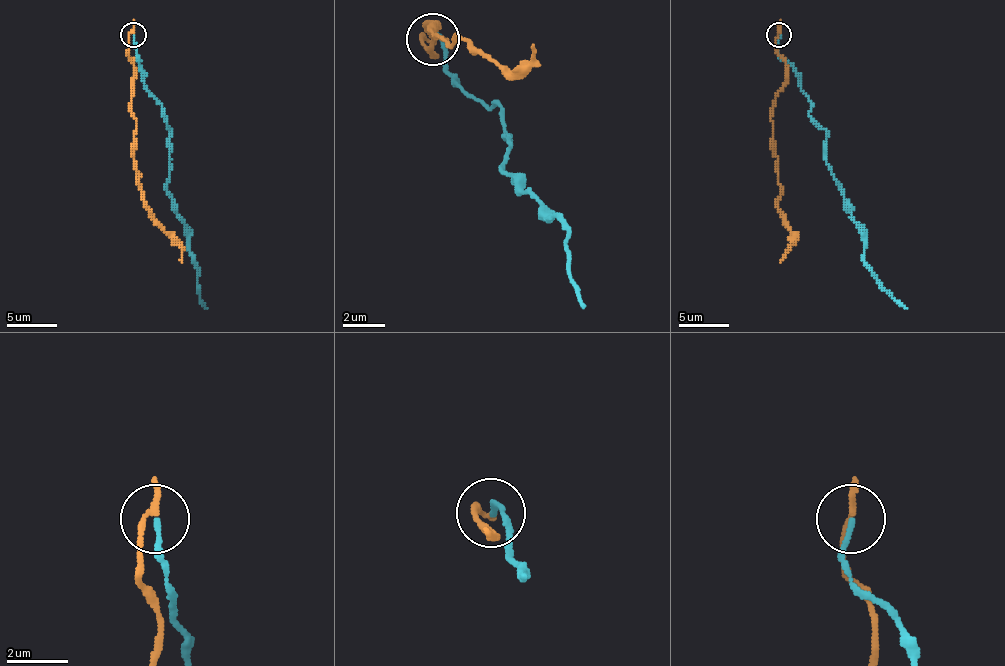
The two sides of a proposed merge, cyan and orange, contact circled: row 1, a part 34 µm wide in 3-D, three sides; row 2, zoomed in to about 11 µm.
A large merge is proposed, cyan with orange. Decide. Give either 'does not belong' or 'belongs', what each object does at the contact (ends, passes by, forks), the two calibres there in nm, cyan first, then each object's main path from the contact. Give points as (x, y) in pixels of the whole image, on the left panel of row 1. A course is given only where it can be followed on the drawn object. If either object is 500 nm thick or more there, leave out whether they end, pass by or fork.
does not belong | cyan ends | orange ends | 170/240 nm | cyan via (134, 35), (146, 91), (159, 103), (169, 131), (167, 194), (189, 237), (197, 293), (207, 308) | orange via (134, 33), (129, 35), (129, 53), (134, 63), (131, 98), (136, 184), (146, 209), (182, 250), (182, 262)

